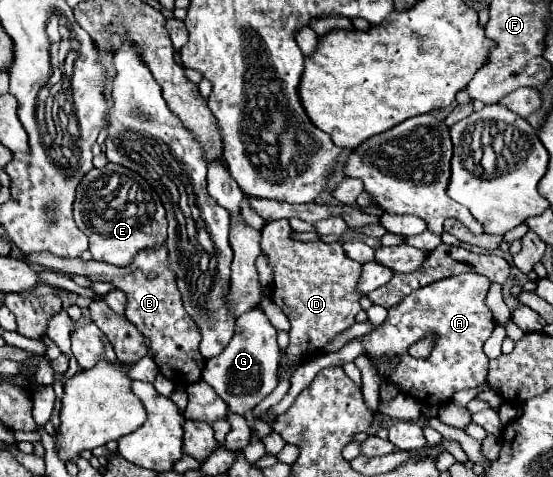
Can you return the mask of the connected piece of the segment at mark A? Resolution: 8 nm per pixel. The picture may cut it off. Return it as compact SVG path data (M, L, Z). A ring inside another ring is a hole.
M465 273L465 275L455 275L455 277L447 277L443 281L435 281L433 285L425 285L417 291L413 291L411 295L407 295L399 305L389 309L387 319L371 333L367 333L363 337L363 353L367 357L373 359L397 359L395 369L389 375L389 381L403 393L413 395L415 399L419 399L425 405L445 405L451 395L455 391L467 389L467 387L477 387L479 383L485 381L487 377L487 365L489 365L489 357L483 351L483 343L491 337L495 321L491 311L485 305L485 295L489 289L491 281L487 277L475 275L475 273ZM427 333L437 333L437 343L431 351L431 355L427 359L415 359L409 355L409 347L425 337Z

